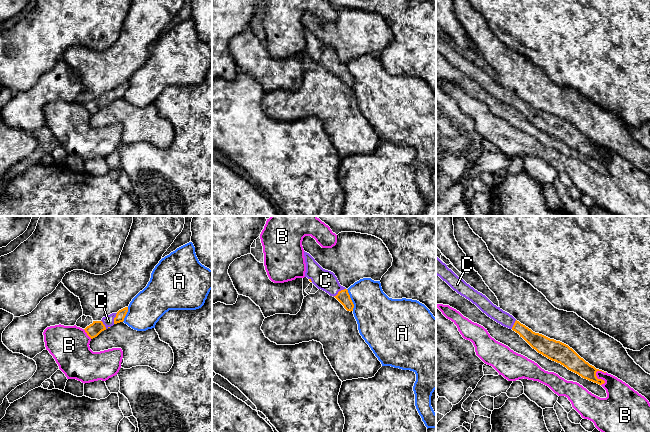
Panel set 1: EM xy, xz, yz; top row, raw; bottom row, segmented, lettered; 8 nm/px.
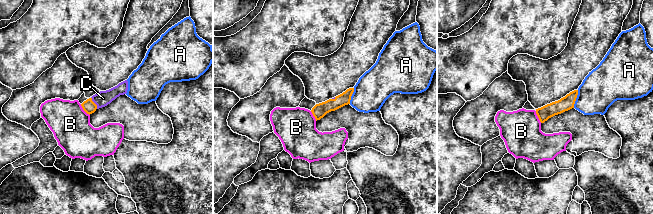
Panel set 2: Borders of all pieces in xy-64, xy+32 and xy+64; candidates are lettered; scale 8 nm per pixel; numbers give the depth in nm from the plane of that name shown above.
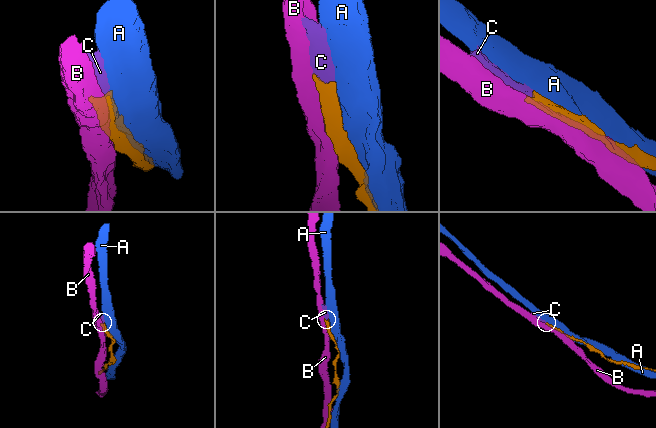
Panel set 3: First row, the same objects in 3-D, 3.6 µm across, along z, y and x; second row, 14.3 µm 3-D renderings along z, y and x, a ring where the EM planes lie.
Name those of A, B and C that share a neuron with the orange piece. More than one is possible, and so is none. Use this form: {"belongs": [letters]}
{"belongs": ["C"]}

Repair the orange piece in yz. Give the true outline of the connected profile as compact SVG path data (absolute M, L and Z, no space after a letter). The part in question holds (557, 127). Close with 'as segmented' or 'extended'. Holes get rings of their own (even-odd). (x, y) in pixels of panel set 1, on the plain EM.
M436 33L436 51L439 52L443 57L445 57L454 67L456 67L461 72L465 73L473 80L475 80L483 89L485 89L488 93L501 100L504 103L512 105L516 109L520 111L533 125L535 125L538 129L547 133L548 135L560 139L568 146L578 150L584 155L602 161L605 159L604 156L598 155L596 152L597 147L602 147L596 145L594 142L590 141L583 134L581 134L572 124L568 121L556 117L554 115L550 115L542 110L535 109L525 101L521 100L517 97L512 91L503 87L500 83L494 81L485 71L475 66L469 60L467 60L463 55L459 54L451 45L447 43L445 39L443 39L438 33Z | extended

